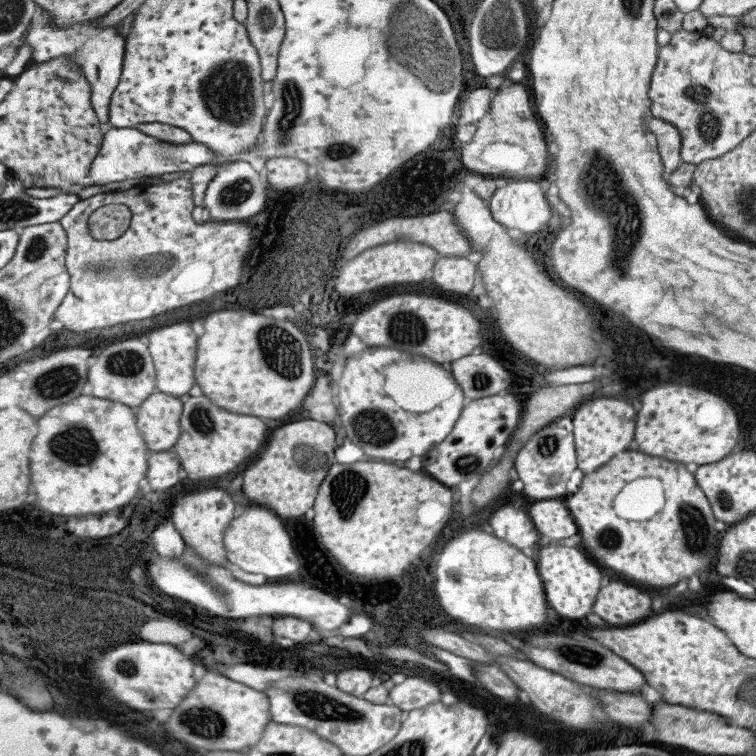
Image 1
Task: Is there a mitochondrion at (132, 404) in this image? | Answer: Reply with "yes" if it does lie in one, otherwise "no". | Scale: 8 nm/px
no

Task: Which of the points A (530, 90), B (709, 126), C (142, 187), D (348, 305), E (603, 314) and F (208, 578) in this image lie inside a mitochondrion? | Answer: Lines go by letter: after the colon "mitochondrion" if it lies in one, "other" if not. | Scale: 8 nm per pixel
A: other
B: mitochondrion
C: other
D: other
E: other
F: mitochondrion

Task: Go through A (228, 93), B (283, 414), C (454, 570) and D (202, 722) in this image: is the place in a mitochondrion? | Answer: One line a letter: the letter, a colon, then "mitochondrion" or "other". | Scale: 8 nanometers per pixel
A: mitochondrion
B: other
C: mitochondrion
D: mitochondrion

